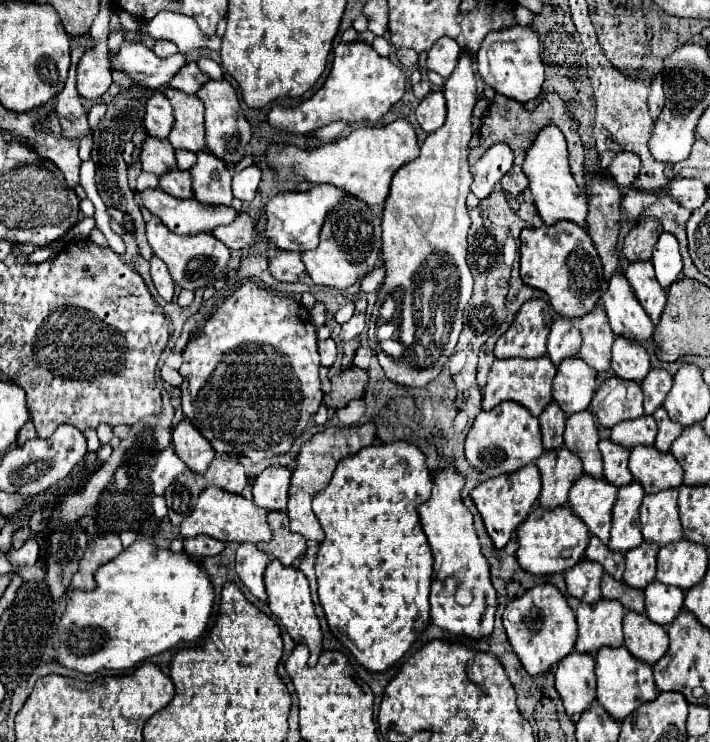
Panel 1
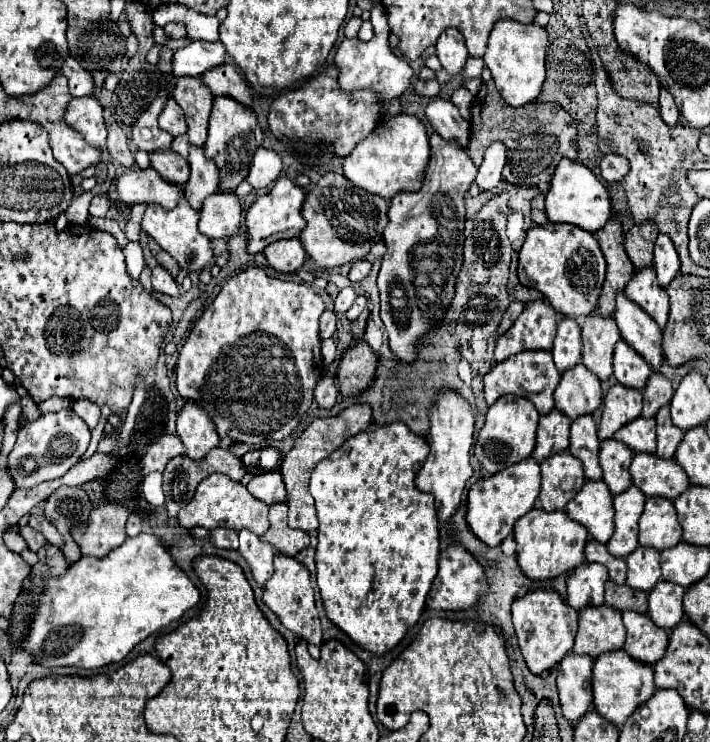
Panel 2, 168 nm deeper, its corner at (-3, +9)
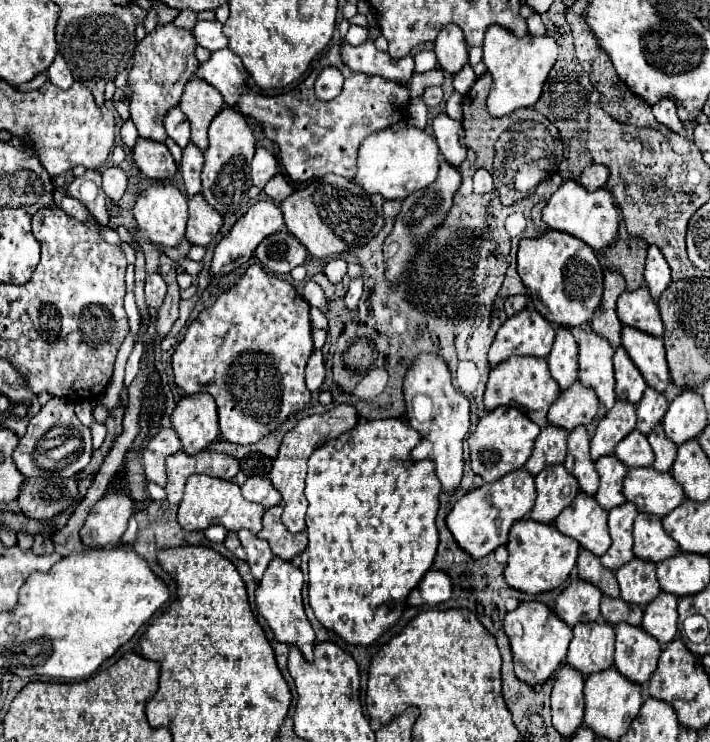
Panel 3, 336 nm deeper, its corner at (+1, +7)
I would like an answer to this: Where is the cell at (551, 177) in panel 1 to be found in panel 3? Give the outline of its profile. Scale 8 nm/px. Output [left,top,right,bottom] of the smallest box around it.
[542,178,618,250]

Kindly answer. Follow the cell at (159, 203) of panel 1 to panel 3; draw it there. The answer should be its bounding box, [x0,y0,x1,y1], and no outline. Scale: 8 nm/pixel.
[102,166,128,202]

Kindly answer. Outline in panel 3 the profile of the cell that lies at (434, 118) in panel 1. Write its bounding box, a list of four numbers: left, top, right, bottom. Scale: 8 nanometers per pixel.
[434,114,466,166]

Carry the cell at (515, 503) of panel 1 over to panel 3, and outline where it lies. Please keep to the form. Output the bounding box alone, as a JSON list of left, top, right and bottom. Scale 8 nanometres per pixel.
[446,468,536,558]

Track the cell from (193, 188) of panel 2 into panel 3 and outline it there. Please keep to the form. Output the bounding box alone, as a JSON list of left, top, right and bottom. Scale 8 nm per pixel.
[180,142,204,200]

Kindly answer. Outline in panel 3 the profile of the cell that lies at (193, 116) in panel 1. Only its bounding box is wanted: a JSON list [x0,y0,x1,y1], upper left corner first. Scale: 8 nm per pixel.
[178,78,224,150]

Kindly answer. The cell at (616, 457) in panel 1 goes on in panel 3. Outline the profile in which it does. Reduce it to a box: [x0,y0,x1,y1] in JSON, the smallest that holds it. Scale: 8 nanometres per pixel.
[596,456,628,510]

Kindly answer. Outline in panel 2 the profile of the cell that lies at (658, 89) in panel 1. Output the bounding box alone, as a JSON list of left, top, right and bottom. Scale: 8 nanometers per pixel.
[658,88,680,126]

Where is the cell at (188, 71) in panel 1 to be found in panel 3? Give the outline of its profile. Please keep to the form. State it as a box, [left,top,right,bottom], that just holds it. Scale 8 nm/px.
[236,46,410,184]

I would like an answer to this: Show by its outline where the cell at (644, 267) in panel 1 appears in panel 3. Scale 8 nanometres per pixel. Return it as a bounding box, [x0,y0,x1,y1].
[618,286,664,336]

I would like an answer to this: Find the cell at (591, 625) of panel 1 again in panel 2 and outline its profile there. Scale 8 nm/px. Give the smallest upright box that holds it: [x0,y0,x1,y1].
[572,606,624,658]

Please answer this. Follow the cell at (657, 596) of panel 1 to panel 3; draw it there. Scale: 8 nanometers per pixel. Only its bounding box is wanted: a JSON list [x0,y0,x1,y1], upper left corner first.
[642,592,678,646]

